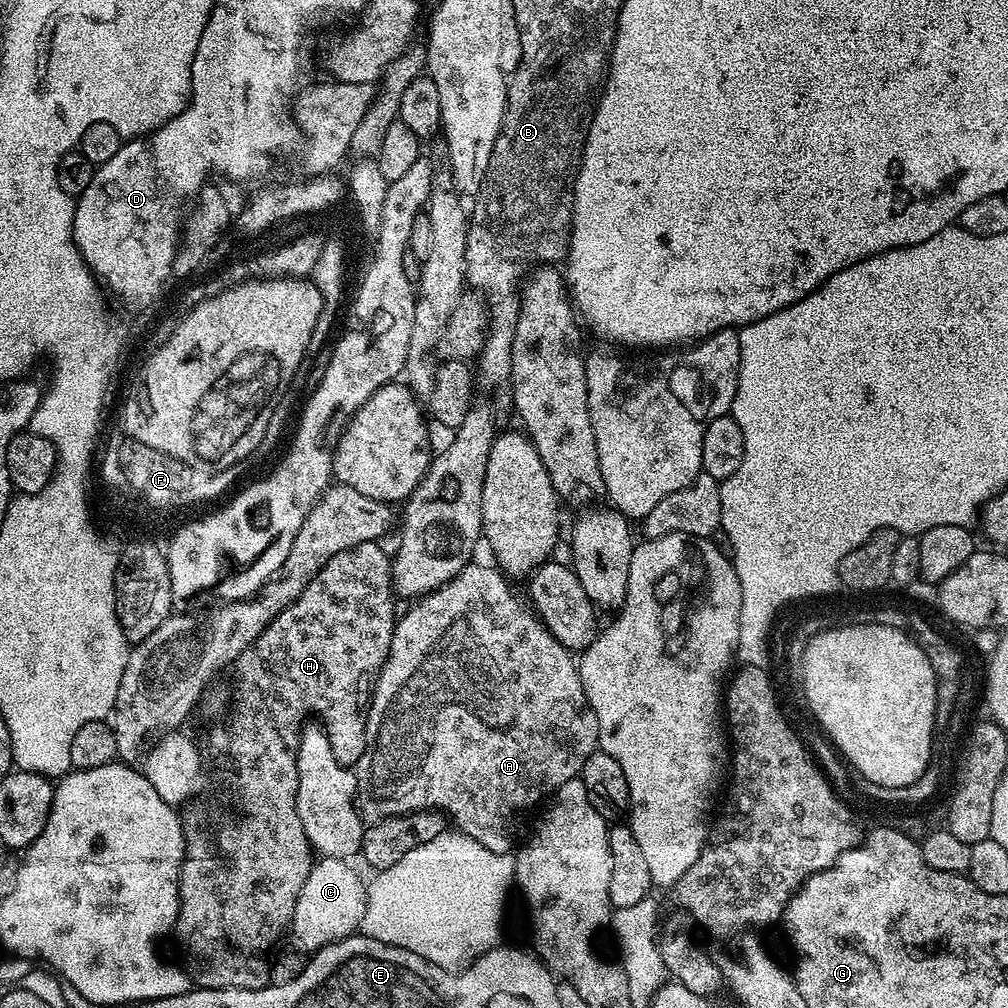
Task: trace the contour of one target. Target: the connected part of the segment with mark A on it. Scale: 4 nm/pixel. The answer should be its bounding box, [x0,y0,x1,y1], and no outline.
[354,562,600,854]

